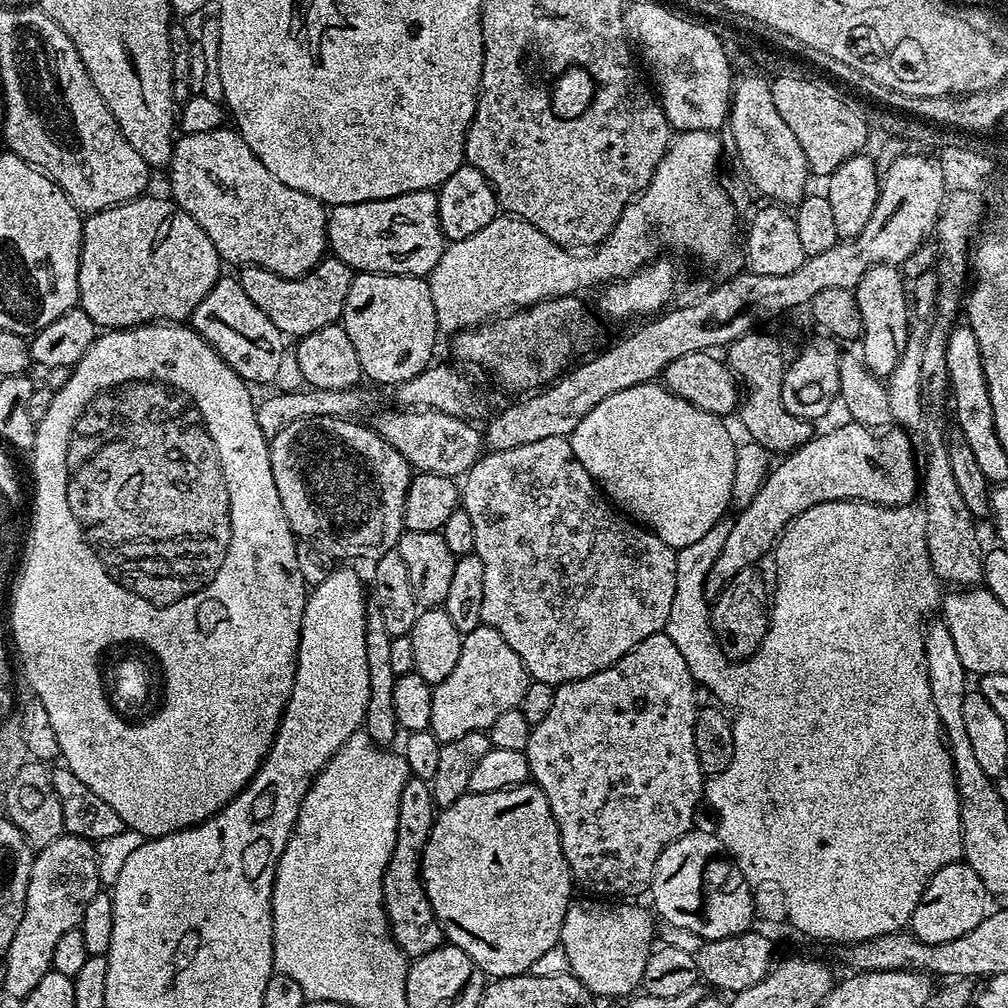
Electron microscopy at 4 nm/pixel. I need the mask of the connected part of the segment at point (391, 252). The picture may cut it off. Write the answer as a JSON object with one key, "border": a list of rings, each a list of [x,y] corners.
{"border":[[[429,190],[426,192],[407,192],[398,194],[394,198],[385,200],[367,200],[357,204],[337,204],[326,216],[326,244],[331,255],[338,257],[346,266],[361,272],[378,272],[389,276],[411,276],[414,268],[412,263],[420,260],[424,252],[420,248],[412,248],[412,239],[420,236],[424,228],[437,227],[436,203],[437,193]]]}

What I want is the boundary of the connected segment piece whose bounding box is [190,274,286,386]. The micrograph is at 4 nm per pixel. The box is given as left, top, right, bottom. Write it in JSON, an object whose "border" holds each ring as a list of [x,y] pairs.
{"border":[[[221,275],[210,294],[198,302],[191,314],[190,326],[249,385],[271,385],[278,367],[285,367],[285,336],[262,310],[258,310],[258,306],[254,306],[254,302],[250,302],[250,298],[246,298],[246,290],[242,290],[235,275]]]}

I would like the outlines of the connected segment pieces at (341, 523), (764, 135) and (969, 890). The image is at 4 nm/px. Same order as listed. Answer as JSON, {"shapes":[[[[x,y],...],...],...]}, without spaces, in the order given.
{"shapes":[[[[334,416],[290,422],[290,426],[270,440],[268,449],[278,498],[293,533],[301,541],[309,540],[322,551],[341,556],[344,559],[341,561],[375,562],[382,554],[393,551],[400,535],[406,531],[404,507],[414,469],[373,427],[356,422],[352,418]]],[[[763,75],[744,76],[741,80],[739,77],[735,81],[726,128],[732,131],[732,140],[749,182],[768,196],[764,198],[781,206],[795,206],[804,199],[810,181],[806,154],[802,154],[797,136],[774,107],[771,83]]],[[[966,862],[948,864],[933,874],[932,881],[920,895],[920,905],[912,911],[911,935],[924,944],[945,944],[962,938],[984,921],[988,904],[990,897],[986,886],[972,867]]]]}

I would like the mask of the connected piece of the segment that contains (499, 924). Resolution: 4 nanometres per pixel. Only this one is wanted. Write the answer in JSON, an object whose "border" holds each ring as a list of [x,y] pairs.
{"border":[[[535,782],[519,784],[506,790],[494,790],[490,794],[478,794],[477,792],[465,792],[462,798],[458,798],[453,804],[447,805],[437,815],[436,822],[432,826],[432,833],[426,843],[422,859],[418,865],[420,875],[424,882],[424,893],[428,895],[428,901],[432,903],[432,909],[437,920],[440,921],[440,930],[443,939],[462,950],[473,962],[484,971],[485,977],[499,978],[502,976],[525,975],[552,947],[557,947],[560,939],[560,931],[566,918],[568,905],[574,899],[574,881],[572,871],[568,869],[568,863],[564,857],[564,851],[560,845],[560,831],[556,825],[556,819],[552,817],[552,811],[548,805],[548,799]]]}

